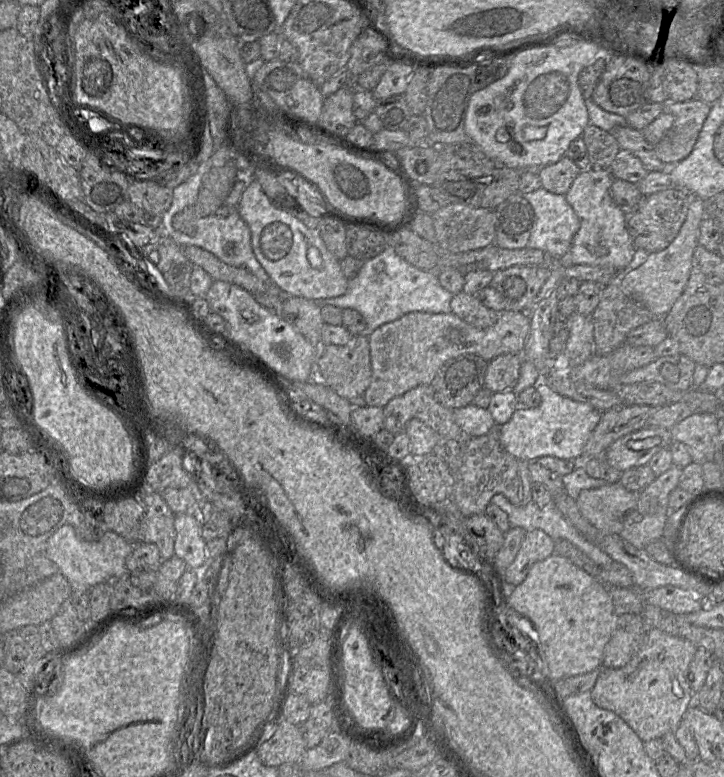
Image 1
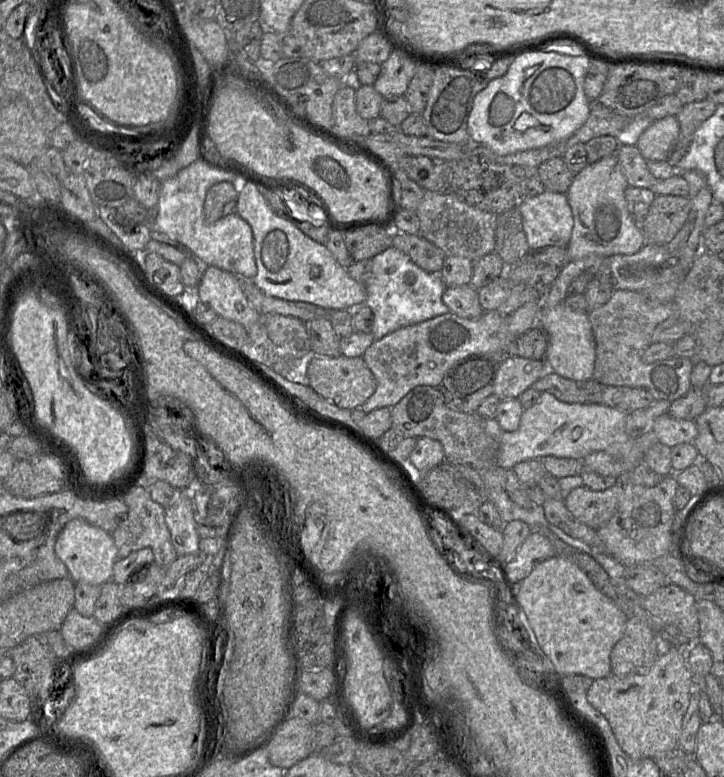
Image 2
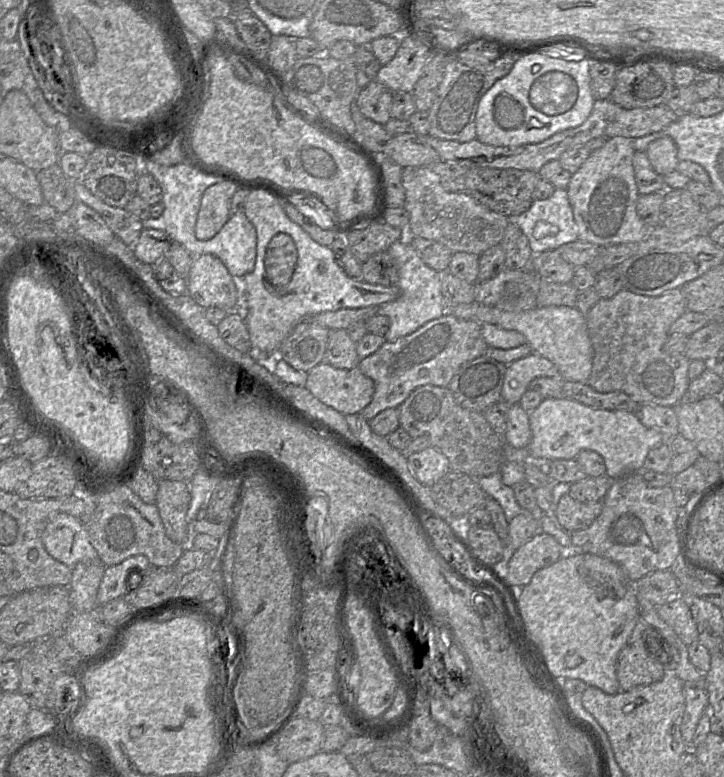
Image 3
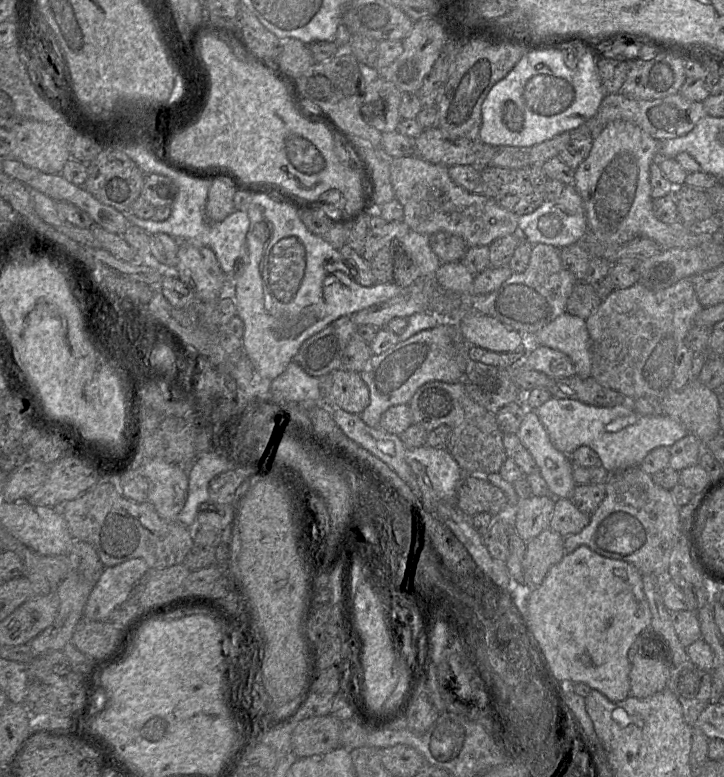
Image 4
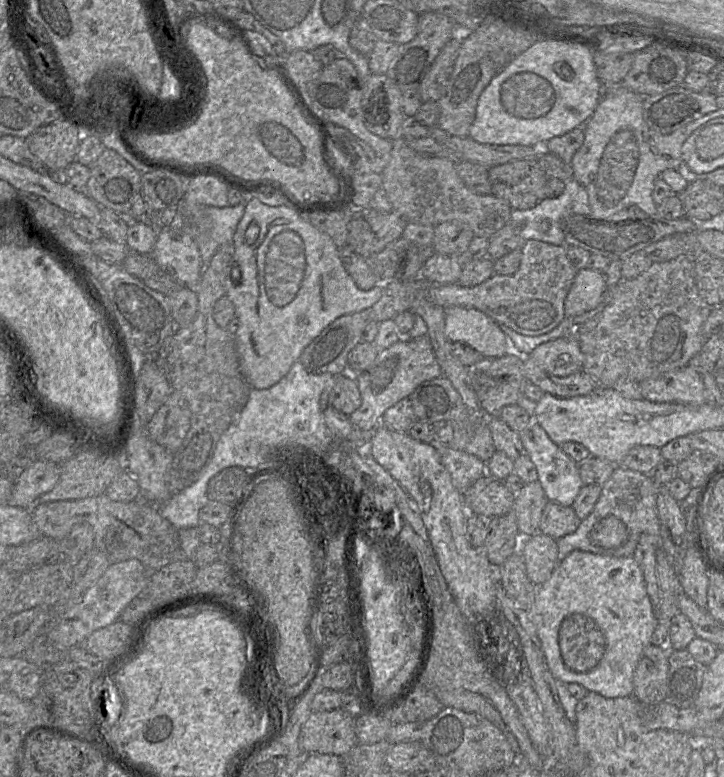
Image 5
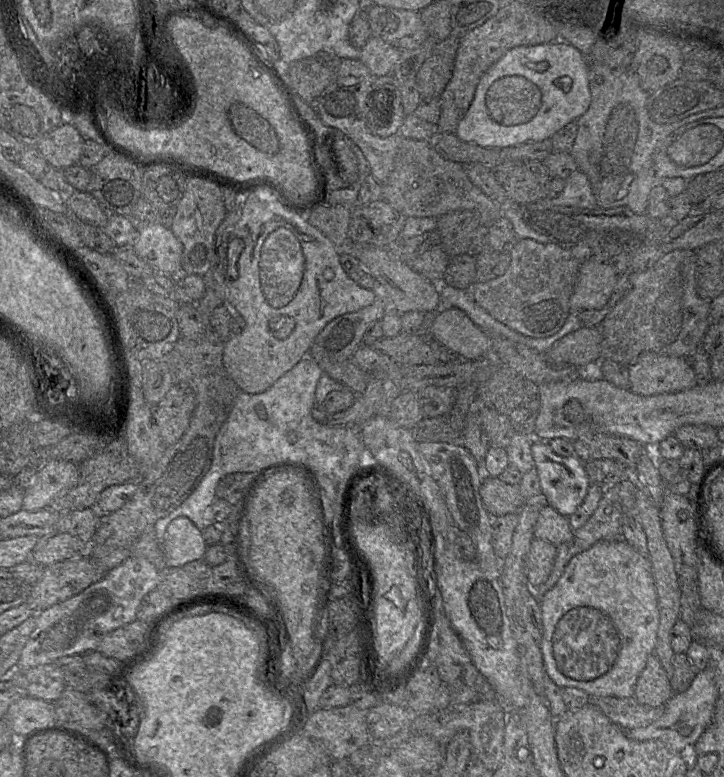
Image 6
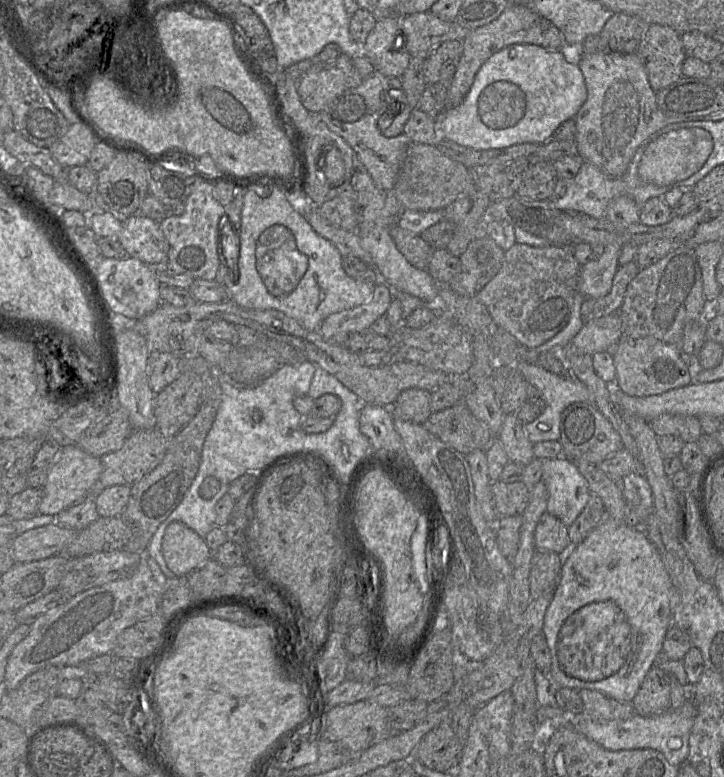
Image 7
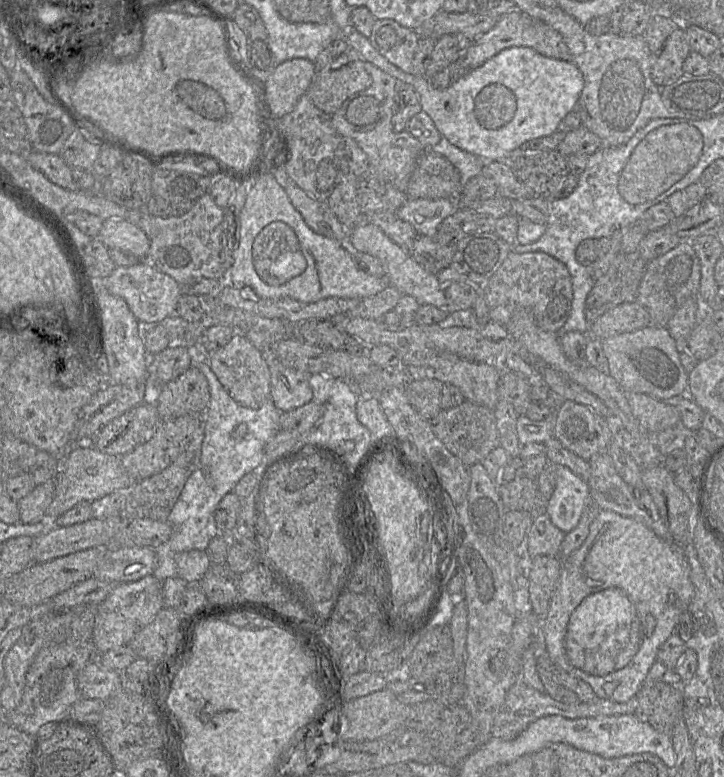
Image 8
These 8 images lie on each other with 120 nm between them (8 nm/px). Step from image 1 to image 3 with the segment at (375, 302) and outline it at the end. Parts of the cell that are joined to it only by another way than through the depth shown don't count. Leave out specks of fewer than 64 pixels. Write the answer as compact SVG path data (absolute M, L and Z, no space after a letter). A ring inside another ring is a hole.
M408 237L394 242L387 250L394 259L398 269L397 286L400 295L393 301L378 307L378 314L390 319L390 328L384 335L385 340L394 342L398 338L409 335L427 322L440 318L446 313L446 300L442 295L442 273L426 265L415 249L410 245Z

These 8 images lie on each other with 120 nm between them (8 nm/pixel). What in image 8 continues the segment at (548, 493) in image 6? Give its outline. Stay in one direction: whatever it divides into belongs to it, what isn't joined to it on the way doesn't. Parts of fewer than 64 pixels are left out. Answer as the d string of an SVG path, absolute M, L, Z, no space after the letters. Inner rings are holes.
M558 465L556 486L544 512L566 534L578 525L589 497L588 484L568 467Z

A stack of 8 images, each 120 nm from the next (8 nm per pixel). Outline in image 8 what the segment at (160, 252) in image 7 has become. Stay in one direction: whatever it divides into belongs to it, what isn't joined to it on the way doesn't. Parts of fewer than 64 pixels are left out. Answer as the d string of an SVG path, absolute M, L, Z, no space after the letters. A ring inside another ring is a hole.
M105 219L98 238L108 249L129 251L140 260L147 259L150 242L143 230L125 219Z

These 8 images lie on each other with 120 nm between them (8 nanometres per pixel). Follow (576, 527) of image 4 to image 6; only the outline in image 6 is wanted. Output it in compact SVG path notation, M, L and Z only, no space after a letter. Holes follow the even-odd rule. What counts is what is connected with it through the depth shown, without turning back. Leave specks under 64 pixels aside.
M548 504L541 508L535 524L535 538L560 546L571 541L573 533L568 517L561 515Z

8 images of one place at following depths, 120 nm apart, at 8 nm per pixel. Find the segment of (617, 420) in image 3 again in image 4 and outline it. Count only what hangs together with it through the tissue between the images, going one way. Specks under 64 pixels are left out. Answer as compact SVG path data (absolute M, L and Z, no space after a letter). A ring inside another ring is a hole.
M550 397L534 411L558 451L570 455L576 448L587 446L597 454L600 465L610 474L638 467L651 450L670 447L688 433L684 426L664 413L636 413L628 401L613 407L598 407L576 400Z

